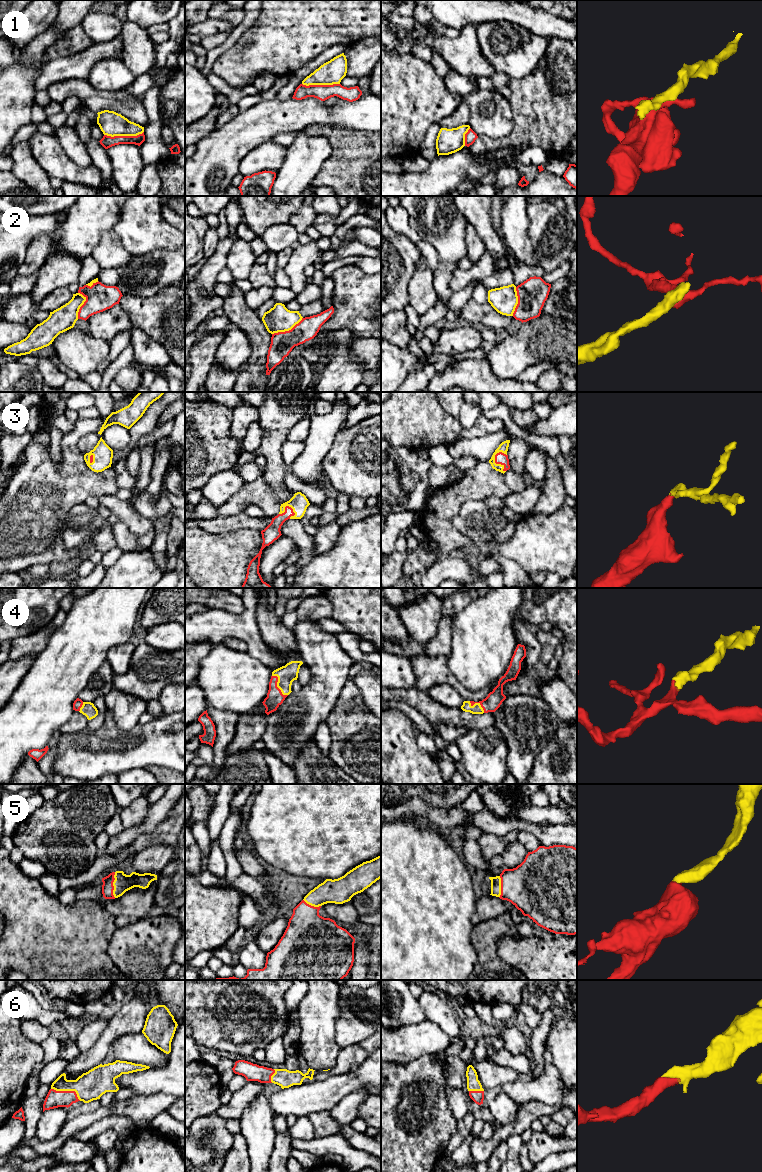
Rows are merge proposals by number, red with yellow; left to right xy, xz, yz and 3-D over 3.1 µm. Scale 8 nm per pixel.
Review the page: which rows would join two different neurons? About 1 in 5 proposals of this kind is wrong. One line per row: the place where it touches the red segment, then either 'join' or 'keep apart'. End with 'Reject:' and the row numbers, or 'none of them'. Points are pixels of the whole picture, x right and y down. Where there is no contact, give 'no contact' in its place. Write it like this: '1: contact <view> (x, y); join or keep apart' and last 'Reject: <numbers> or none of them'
1: contact xy (123, 136); keep apart
2: contact xz (287, 331); keep apart
3: contact yz (496, 463); join
4: contact xz (276, 685); join
5: contact xy (112, 885); join
6: contact xy (67, 1091); join
Reject: 1, 2

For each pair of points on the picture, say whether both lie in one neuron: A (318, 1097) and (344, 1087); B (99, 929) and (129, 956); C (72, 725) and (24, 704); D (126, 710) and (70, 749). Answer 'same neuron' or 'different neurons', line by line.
A: same neuron
B: different neurons
C: different neurons
D: different neurons

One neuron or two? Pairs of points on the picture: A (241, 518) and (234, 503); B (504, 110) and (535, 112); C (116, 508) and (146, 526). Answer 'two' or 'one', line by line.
A: two
B: two
C: one

